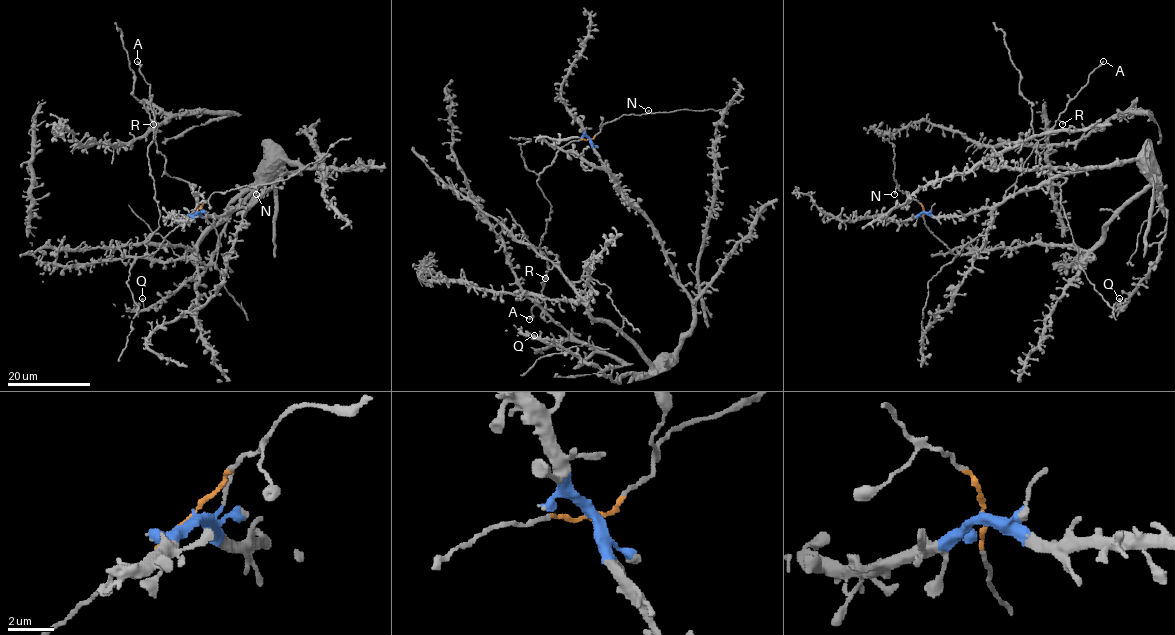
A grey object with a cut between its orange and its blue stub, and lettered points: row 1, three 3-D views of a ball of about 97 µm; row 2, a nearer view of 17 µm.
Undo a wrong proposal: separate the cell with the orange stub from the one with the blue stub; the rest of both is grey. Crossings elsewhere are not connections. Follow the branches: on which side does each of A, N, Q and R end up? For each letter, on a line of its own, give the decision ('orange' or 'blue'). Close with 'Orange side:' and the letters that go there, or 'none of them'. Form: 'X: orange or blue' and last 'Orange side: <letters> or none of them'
A: orange
N: orange
Q: blue
R: orange
Orange side: A, N, R

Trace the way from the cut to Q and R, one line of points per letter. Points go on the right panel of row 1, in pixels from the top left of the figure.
Q: (923, 211), (964, 216), (1066, 174), (1138, 160), (1156, 185), (1167, 225), (1158, 262), (1123, 308), (1119, 298)
R: (923, 211), (928, 230), (958, 253), (992, 223), (1033, 148), (1055, 123), (1062, 124)

